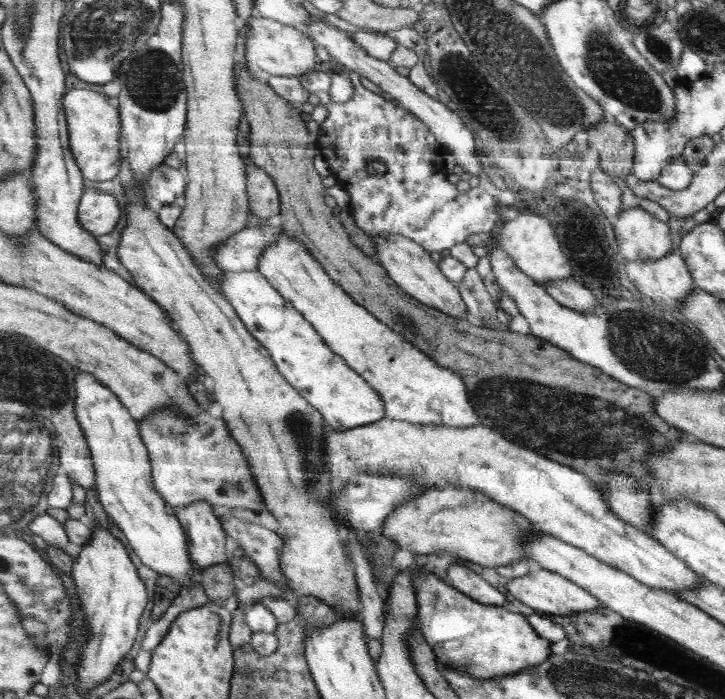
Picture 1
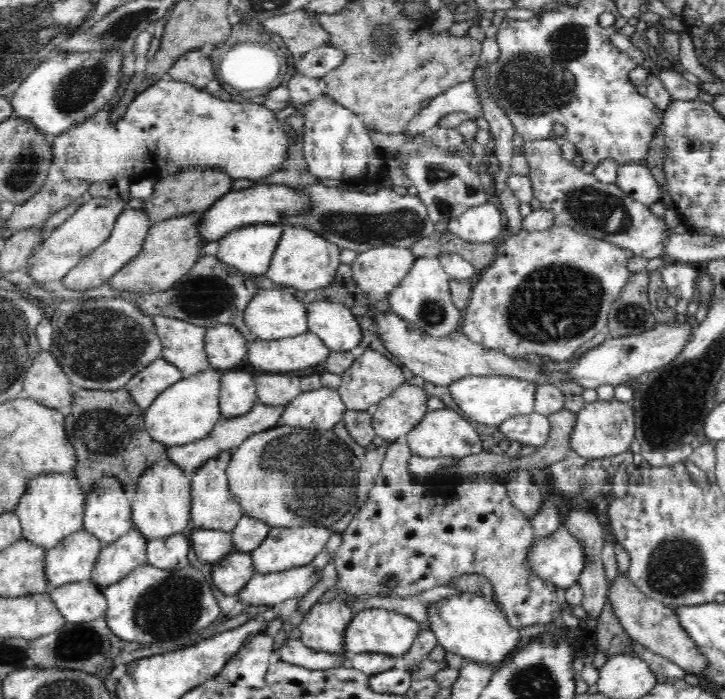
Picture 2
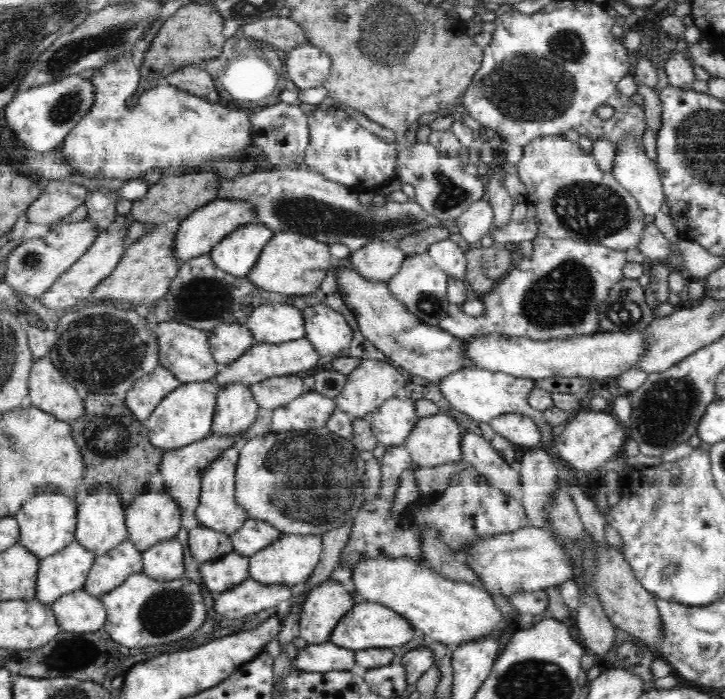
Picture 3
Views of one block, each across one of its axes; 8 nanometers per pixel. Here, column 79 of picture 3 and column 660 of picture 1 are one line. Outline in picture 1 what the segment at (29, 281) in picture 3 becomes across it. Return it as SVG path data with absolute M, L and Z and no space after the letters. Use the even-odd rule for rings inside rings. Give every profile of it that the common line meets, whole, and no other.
M629 200L612 226L620 253L632 262L660 260L674 250L668 223L660 222Z

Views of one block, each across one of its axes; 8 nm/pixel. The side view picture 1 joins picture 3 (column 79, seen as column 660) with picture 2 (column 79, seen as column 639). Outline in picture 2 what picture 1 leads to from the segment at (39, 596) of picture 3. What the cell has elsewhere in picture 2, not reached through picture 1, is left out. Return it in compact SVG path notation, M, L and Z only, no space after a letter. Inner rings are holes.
M82 528L66 535L46 554L46 577L50 590L72 582L90 579L104 543Z

